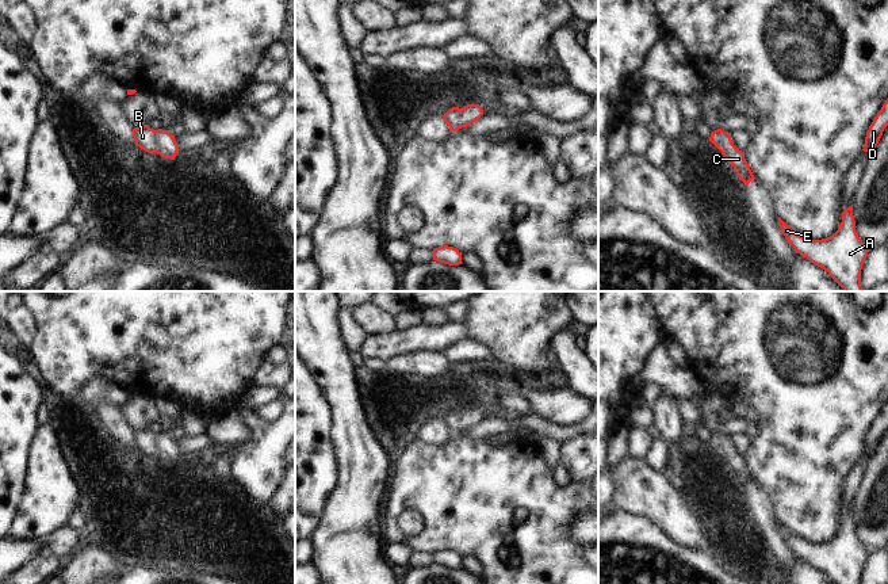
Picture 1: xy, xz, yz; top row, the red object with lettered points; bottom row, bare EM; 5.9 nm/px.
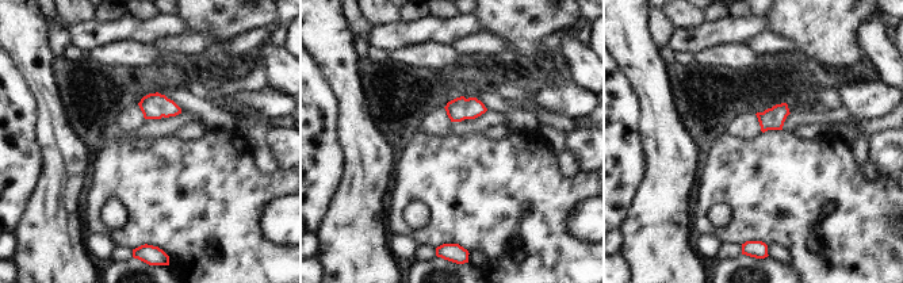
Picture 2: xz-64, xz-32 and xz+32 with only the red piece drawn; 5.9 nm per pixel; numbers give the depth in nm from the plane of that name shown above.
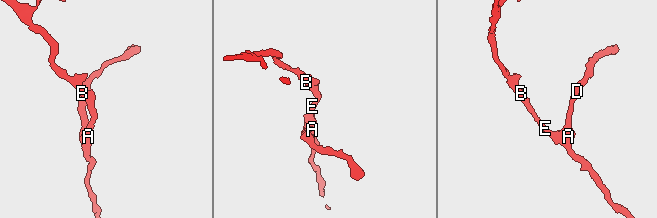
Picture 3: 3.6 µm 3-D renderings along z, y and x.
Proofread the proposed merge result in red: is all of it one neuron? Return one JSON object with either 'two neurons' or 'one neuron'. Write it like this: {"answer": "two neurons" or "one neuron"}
{"answer": "one neuron"}

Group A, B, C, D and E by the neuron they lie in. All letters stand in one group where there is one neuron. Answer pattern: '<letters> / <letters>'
A B C D E

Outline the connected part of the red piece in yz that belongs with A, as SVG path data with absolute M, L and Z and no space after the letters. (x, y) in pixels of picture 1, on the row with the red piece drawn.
M853 205L842 213L838 230L827 238L808 240L795 233L781 218L778 226L796 253L823 268L845 291L865 291L861 270L869 249L856 232Z

